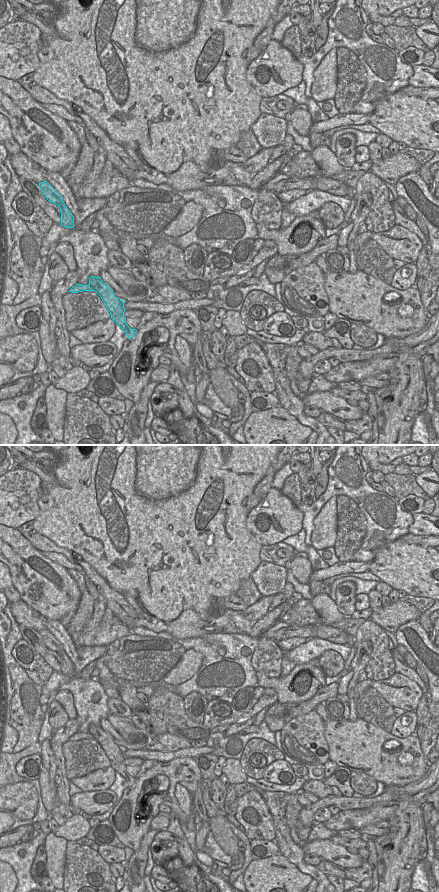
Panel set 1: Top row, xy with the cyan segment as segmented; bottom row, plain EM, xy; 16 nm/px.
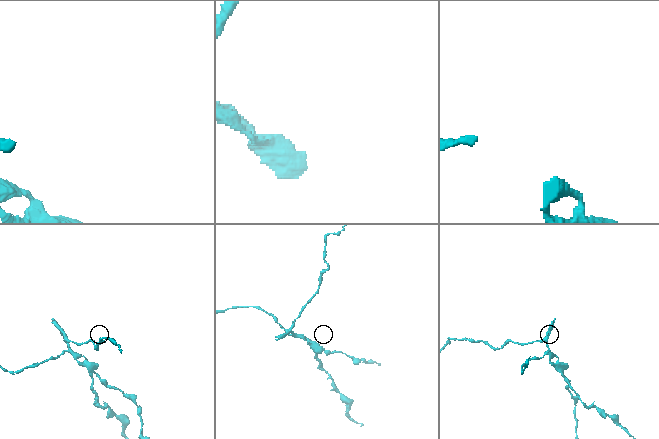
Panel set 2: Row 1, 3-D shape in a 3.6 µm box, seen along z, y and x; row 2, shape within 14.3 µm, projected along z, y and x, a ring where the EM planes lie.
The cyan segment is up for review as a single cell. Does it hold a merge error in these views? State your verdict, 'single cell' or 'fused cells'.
fused cells

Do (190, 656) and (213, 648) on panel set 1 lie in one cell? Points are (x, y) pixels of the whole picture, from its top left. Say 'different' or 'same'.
different

